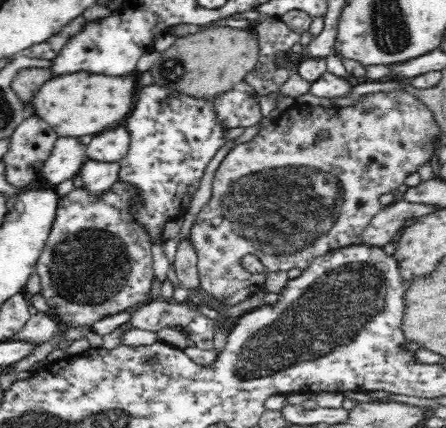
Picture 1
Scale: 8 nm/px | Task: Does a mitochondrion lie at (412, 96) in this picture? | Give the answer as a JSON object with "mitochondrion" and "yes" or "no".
{"mitochondrion":"no"}

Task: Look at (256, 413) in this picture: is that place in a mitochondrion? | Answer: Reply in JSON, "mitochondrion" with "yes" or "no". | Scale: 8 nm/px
{"mitochondrion":"no"}

